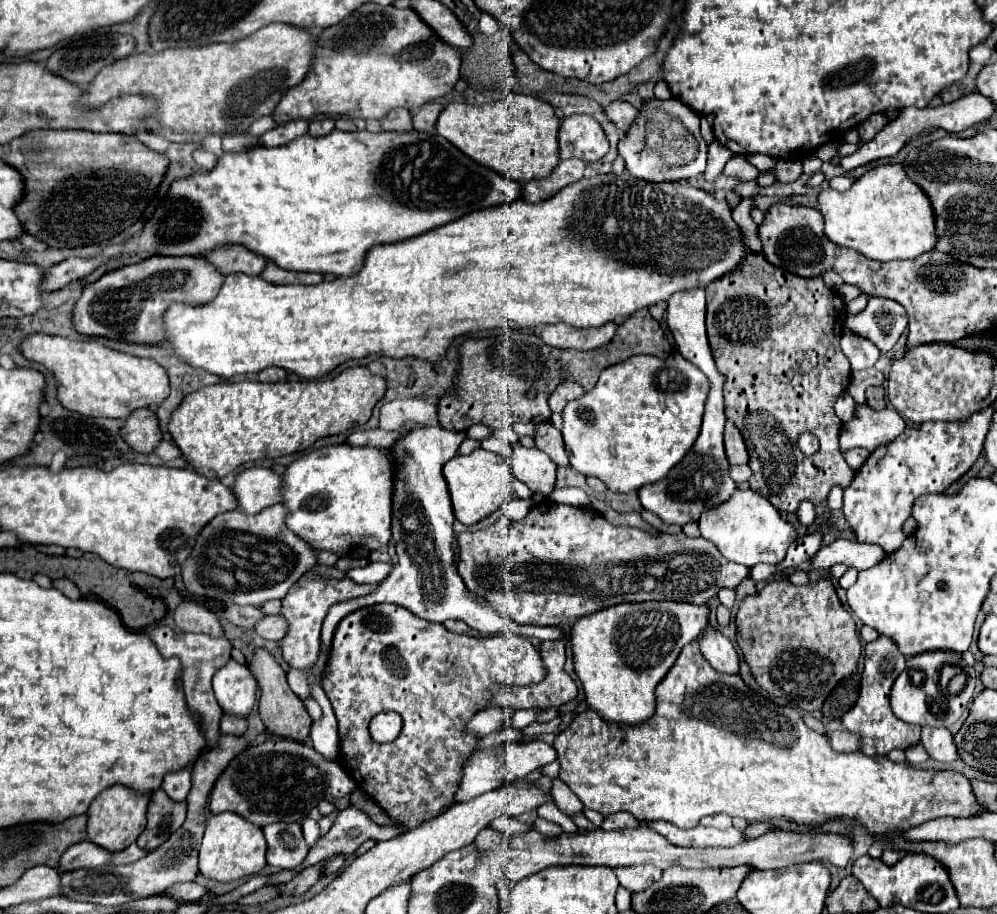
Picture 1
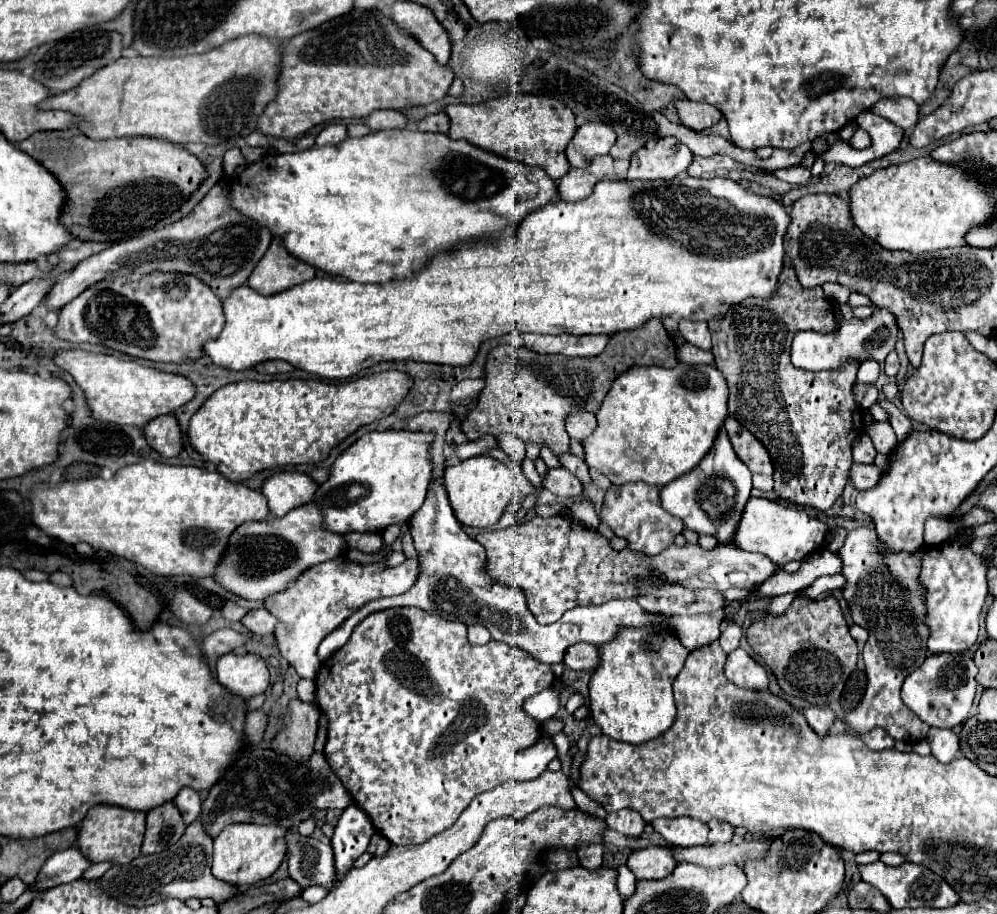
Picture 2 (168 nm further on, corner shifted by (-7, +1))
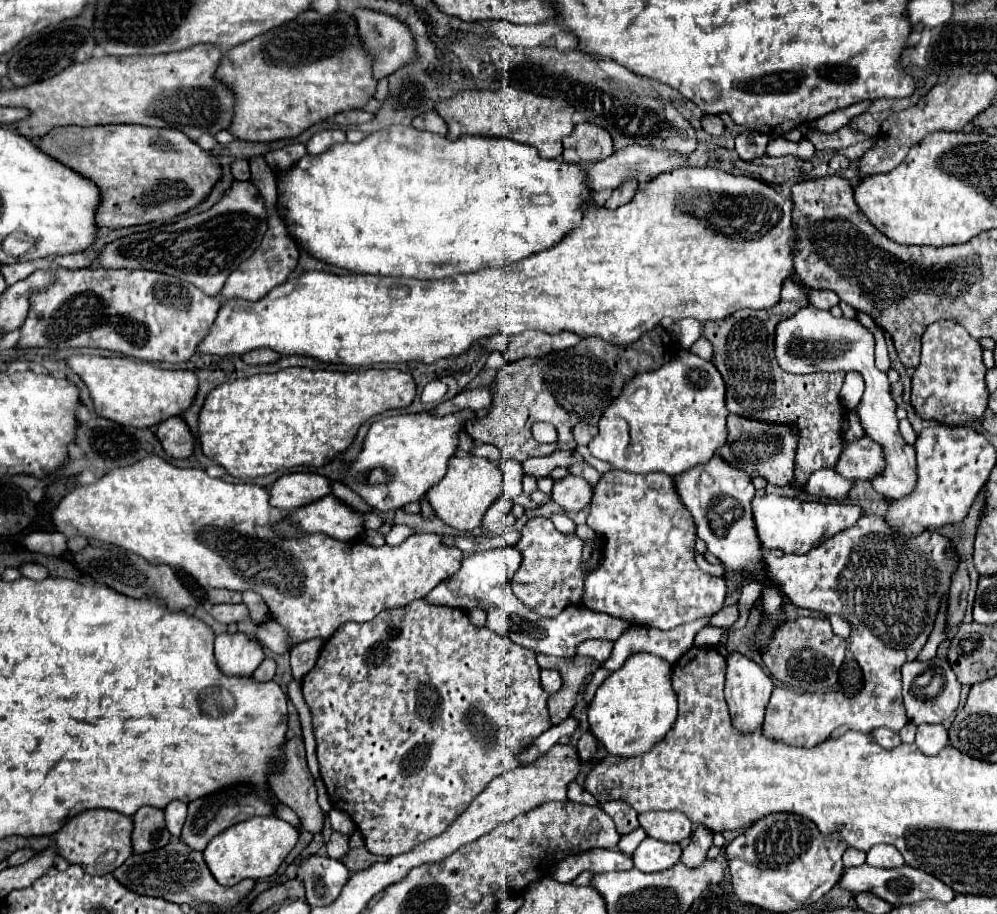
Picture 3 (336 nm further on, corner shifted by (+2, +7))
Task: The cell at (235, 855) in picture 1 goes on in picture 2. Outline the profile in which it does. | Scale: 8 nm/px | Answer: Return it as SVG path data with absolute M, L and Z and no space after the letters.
M229 824L213 840L213 876L229 884L253 884L269 878L285 858L285 830L279 826Z

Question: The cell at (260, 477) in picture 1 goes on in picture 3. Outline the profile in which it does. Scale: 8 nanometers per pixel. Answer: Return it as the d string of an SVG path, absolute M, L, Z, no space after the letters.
M298 472L286 474L272 484L270 490L270 504L282 510L296 510L298 506L306 506L318 498L324 498L332 492L330 480L312 474L312 472Z

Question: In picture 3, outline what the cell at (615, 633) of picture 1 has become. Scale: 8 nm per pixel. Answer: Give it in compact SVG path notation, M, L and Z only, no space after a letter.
M634 654L596 690L588 708L592 734L612 756L632 758L660 742L678 718L678 698L670 682L670 664L652 654Z

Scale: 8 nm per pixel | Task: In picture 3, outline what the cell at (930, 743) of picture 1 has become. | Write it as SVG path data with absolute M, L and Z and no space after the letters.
M920 724L916 732L916 746L926 756L936 756L948 744L948 732L942 724Z

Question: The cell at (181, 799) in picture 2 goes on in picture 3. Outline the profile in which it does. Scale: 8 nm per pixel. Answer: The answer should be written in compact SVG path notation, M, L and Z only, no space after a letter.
M170 802L164 808L164 816L166 816L166 828L168 828L168 832L174 838L178 838L180 830L182 830L182 824L186 820L186 804L184 802Z

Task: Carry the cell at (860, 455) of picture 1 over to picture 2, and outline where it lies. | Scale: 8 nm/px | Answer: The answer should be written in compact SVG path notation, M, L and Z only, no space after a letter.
M859 436L859 440L855 440L853 444L853 460L855 462L861 462L861 464L873 464L875 462L875 446L871 442L869 436Z

